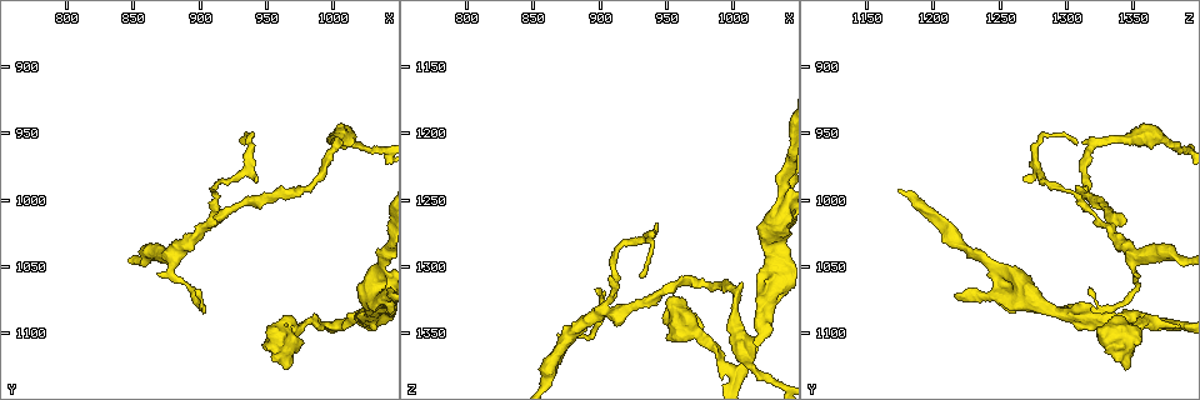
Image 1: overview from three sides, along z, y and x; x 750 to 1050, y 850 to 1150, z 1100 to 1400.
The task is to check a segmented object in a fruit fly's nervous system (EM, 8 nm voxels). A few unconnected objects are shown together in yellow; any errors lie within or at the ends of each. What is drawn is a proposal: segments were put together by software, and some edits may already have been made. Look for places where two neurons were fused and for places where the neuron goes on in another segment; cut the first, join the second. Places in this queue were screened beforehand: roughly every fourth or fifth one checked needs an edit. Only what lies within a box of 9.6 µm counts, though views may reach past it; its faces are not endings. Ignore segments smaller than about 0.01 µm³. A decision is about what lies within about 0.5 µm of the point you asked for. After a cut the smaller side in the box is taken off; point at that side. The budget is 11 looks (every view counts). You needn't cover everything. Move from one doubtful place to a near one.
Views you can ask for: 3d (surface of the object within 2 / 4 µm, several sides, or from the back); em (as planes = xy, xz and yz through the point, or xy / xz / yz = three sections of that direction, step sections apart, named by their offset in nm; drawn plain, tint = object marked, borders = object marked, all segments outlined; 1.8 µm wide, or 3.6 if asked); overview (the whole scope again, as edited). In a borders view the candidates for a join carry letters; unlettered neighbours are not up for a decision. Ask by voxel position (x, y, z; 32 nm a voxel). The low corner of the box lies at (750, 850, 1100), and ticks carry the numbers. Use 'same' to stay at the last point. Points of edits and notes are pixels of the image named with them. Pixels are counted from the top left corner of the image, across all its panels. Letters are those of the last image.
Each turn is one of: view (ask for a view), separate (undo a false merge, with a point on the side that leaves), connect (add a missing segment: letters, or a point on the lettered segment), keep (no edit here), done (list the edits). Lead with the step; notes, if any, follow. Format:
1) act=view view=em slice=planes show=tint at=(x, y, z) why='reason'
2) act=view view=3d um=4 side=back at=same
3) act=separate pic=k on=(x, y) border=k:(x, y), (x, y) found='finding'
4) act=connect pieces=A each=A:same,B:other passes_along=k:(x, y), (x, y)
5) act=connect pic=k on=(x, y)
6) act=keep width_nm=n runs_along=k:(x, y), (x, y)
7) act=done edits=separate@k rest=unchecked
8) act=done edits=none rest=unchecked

act=view view=em slice=planes show=borders at=(908, 1018, 1334) why='two arms in line, one across'

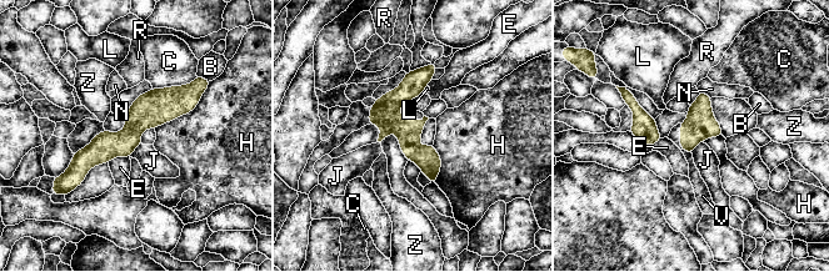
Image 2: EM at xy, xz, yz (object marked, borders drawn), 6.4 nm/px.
act=keep width_nm=160 each=B:other,C:other,E:other,H:other,J:other,L:other,N:other,R:other,V:other,Z:other runs_along=2:(196, 94), (156, 106), (69, 171) found='all the same neuron'

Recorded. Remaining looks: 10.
act=view view=3d um=4 at=(942, 984, 1266) why='an open end'

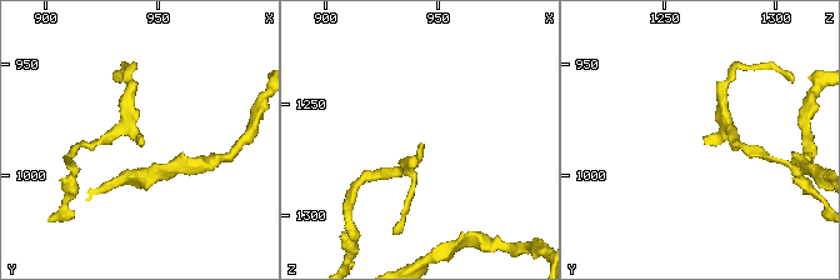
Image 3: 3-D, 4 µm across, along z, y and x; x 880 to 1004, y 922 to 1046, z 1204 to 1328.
act=view view=em slice=planes show=tint at=(943, 987, 1267)

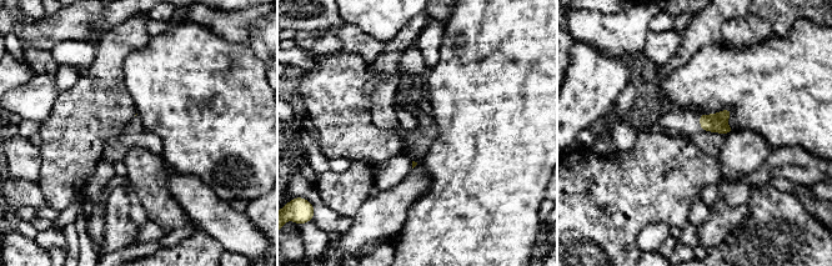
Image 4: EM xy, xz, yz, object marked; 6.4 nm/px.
act=view view=em slice=planes show=borders at=same

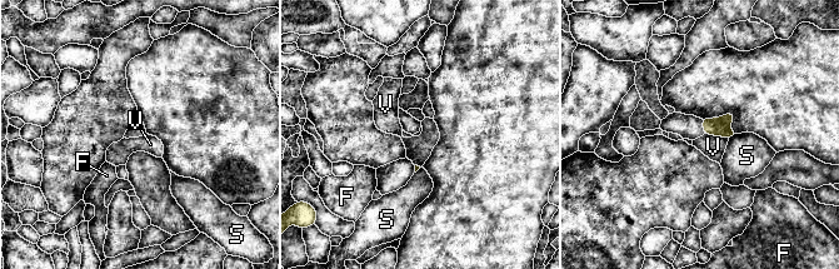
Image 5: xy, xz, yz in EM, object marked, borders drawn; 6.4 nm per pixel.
act=keep each=F:other,S:other,V:other border=5:(704, 133), (728, 139) found='none of them fits'

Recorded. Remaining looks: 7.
act=view view=em slice=xy step=16 show=tint at=(998, 1092, 1376) why='sharp bend'

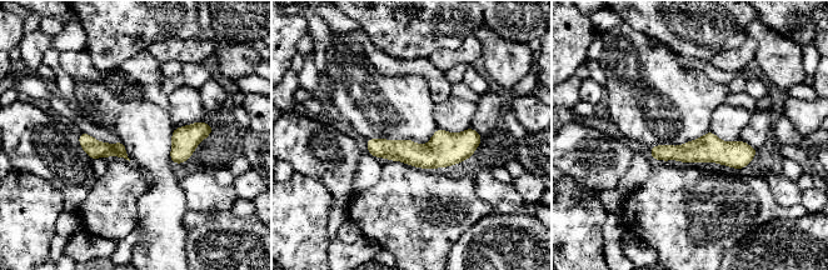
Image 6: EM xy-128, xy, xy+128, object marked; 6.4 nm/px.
act=view view=em slice=xy step=16 show=borders at=same

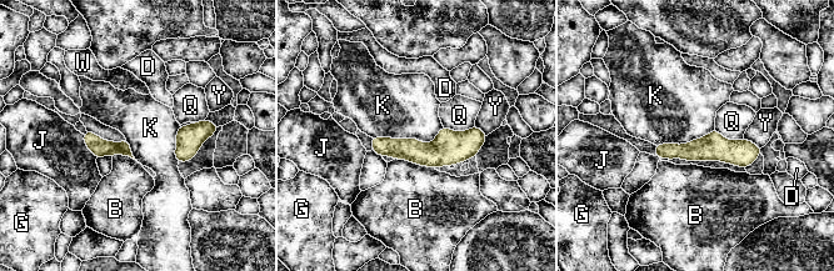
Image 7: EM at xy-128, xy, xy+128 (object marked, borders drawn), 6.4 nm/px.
act=keep width_nm=80 each=B:other,D:other,G:other,J:other,K:other,Q:other,W:other,Y:other border=7:(443, 126), (428, 142), (371, 136) found='continuous, no second neuron'

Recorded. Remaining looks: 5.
act=view view=em slice=xy step=4 show=borders at=(1032, 1074, 1260) why='side arm on a straight run'

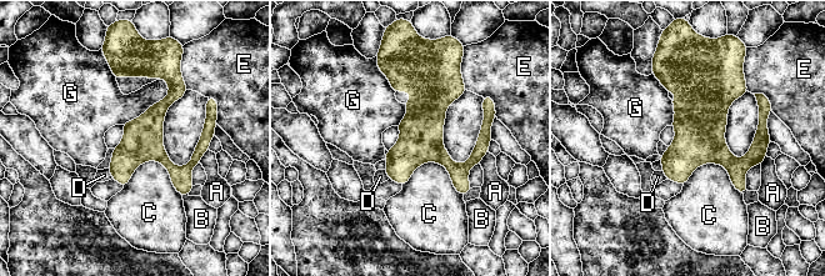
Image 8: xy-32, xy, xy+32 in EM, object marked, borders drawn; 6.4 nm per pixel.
act=view view=em slice=planes show=borders at=same

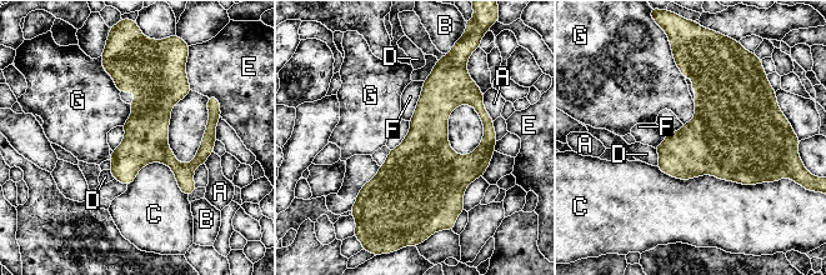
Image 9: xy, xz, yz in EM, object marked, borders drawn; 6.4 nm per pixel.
act=keep each=A:other,B:other,C:other,D:other,E:other,F:other,G:other runs_along=9:(129, 65), (188, 191) found='continuous, no second neuron'

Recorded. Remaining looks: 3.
act=done edits=none rest=unchecked

